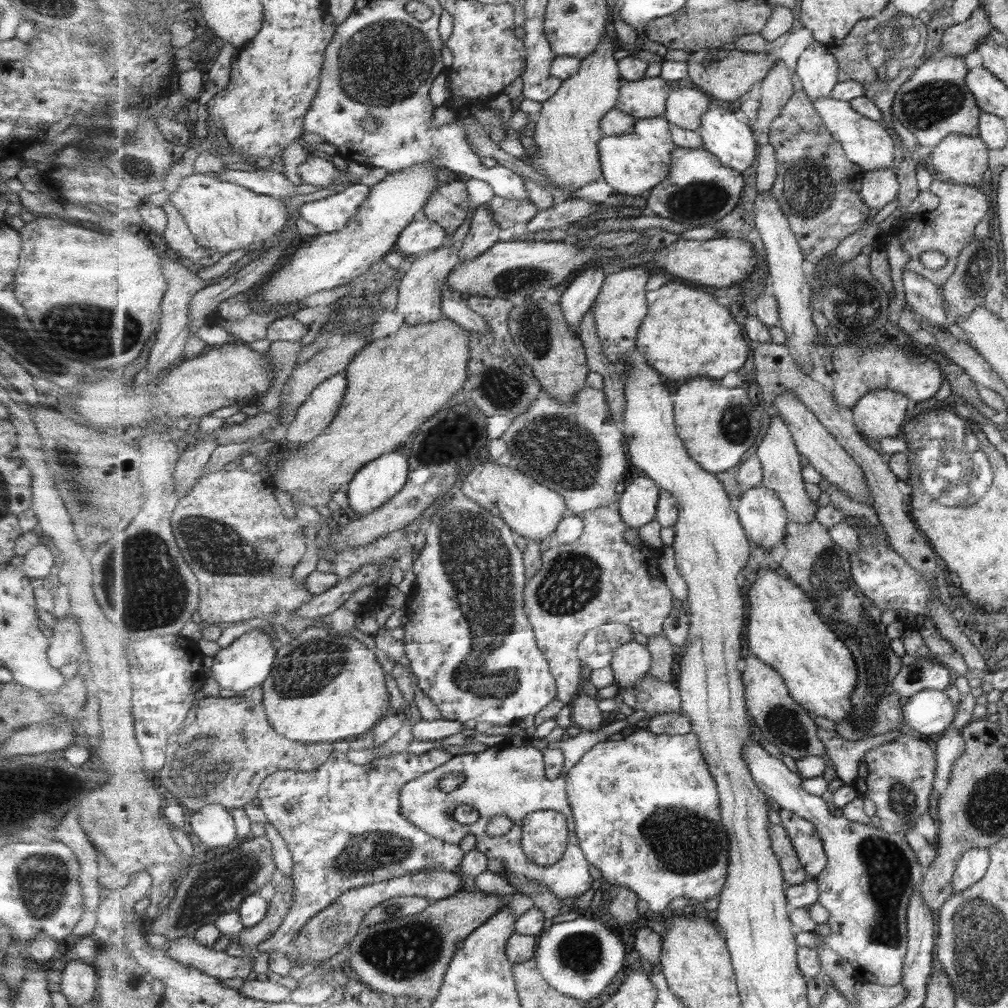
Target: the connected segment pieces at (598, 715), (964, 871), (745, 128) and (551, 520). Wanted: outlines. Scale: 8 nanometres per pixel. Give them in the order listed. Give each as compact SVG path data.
M581 692L568 705L571 723L583 731L595 732L609 722L610 717L599 710L599 699Z
M975 848L963 854L954 875L955 894L977 885L987 875L990 865L991 855L988 848Z
M711 105L711 109L703 115L703 122L699 127L704 142L704 147L710 150L715 156L721 159L725 166L729 166L739 172L745 173L751 165L758 160L759 144L757 143L757 133L751 125L745 123L738 117L736 111Z
M485 457L472 468L462 482L462 492L491 513L501 515L517 535L527 540L540 542L551 537L569 513L562 494L546 487L522 470L515 469L512 464L501 466Z

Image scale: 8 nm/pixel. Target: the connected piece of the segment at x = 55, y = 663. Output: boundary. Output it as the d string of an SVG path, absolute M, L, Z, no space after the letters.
M71 612L63 619L57 619L51 627L51 636L46 648L46 657L51 667L58 669L64 664L80 661L84 648L80 632Z

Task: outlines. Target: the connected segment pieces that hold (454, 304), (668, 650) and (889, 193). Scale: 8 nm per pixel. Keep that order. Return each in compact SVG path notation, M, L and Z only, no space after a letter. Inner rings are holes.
M449 285L443 289L442 311L444 316L459 323L469 332L487 333L491 331L489 322L477 314L463 298L461 291L453 291Z
M666 634L648 638L648 647L652 652L650 676L662 682L671 683L675 666L675 653L678 651Z
M895 166L867 171L861 181L865 203L877 211L896 200L901 189Z

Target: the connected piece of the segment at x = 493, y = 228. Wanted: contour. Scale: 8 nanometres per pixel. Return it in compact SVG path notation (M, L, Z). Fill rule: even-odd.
M489 204L477 208L469 225L471 230L460 244L460 262L479 258L483 252L489 252L497 242L516 239L516 230L501 228L489 210Z

